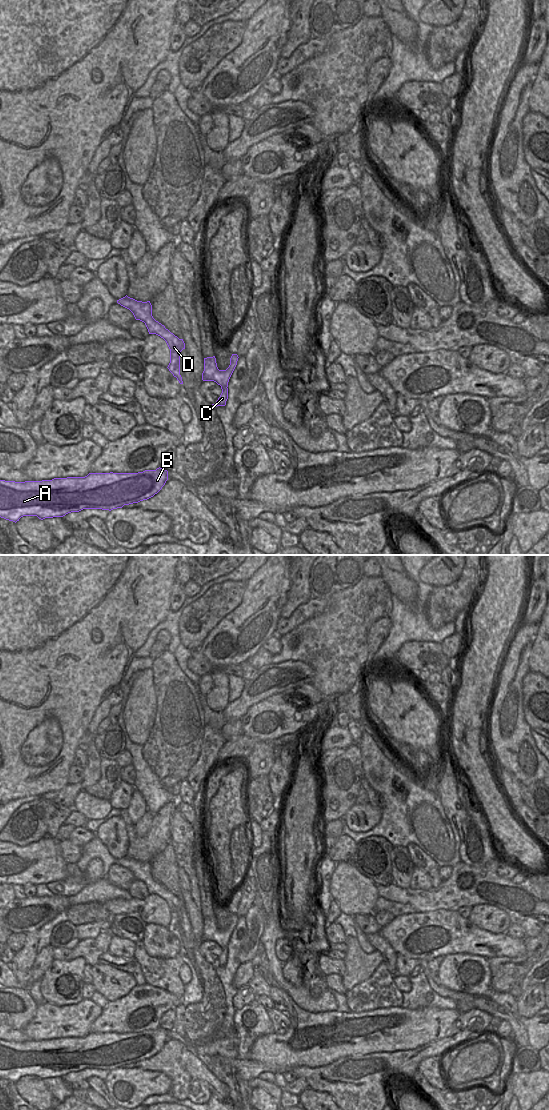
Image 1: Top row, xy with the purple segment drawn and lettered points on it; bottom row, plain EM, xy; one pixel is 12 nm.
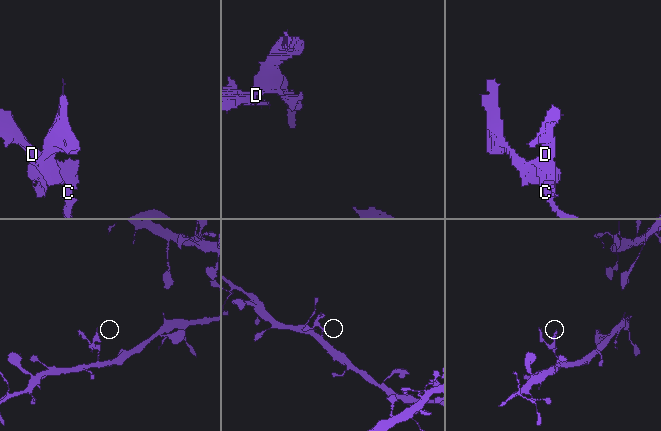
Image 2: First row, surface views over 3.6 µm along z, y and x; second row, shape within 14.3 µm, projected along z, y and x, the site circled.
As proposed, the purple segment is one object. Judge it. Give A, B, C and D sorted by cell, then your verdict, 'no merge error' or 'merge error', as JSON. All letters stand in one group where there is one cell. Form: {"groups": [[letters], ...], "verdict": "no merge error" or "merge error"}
{"groups": [["A", "B", "C"], ["D"]], "verdict": "merge error"}

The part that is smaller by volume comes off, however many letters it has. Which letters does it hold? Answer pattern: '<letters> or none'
D

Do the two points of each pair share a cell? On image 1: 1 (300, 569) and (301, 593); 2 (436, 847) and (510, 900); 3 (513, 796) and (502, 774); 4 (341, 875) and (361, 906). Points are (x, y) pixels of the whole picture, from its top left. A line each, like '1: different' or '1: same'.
1: same
2: different
3: same
4: same

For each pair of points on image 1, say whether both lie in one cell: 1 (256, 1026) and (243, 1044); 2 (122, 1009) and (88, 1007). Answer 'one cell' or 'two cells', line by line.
1: one cell
2: two cells

